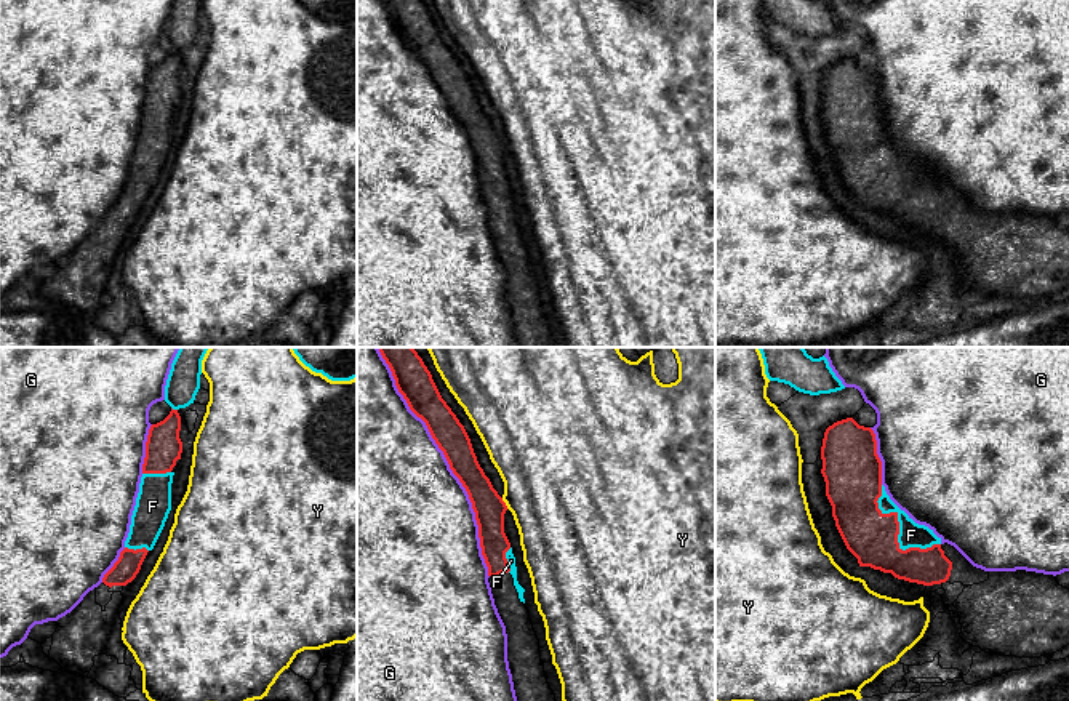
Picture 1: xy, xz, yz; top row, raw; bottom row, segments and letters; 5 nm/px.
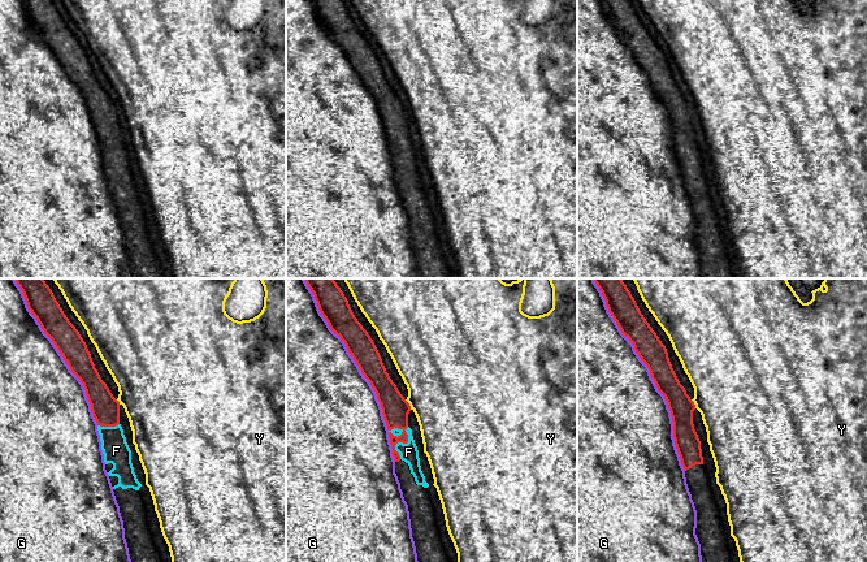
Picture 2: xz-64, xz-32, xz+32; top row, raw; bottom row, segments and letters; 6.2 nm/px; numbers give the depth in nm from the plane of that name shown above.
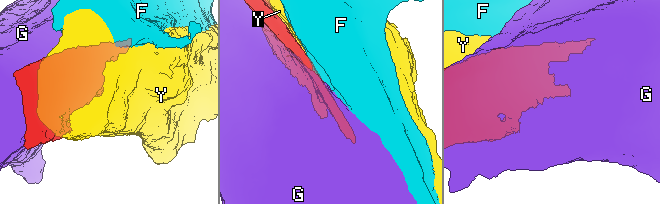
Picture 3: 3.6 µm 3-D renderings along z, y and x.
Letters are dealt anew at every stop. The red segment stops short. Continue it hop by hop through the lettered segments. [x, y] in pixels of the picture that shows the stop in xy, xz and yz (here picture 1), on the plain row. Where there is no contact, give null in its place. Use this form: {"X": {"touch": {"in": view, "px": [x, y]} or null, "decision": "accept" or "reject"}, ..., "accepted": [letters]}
{"F": {"touch": {"in": "yz", "px": [898, 172]}, "decision": "reject"}, "G": {"touch": {"in": "xz", "px": [450, 109]}, "decision": "reject"}, "Y": {"touch": {"in": "xz", "px": [504, 144]}, "decision": "reject"}, "accepted": []}

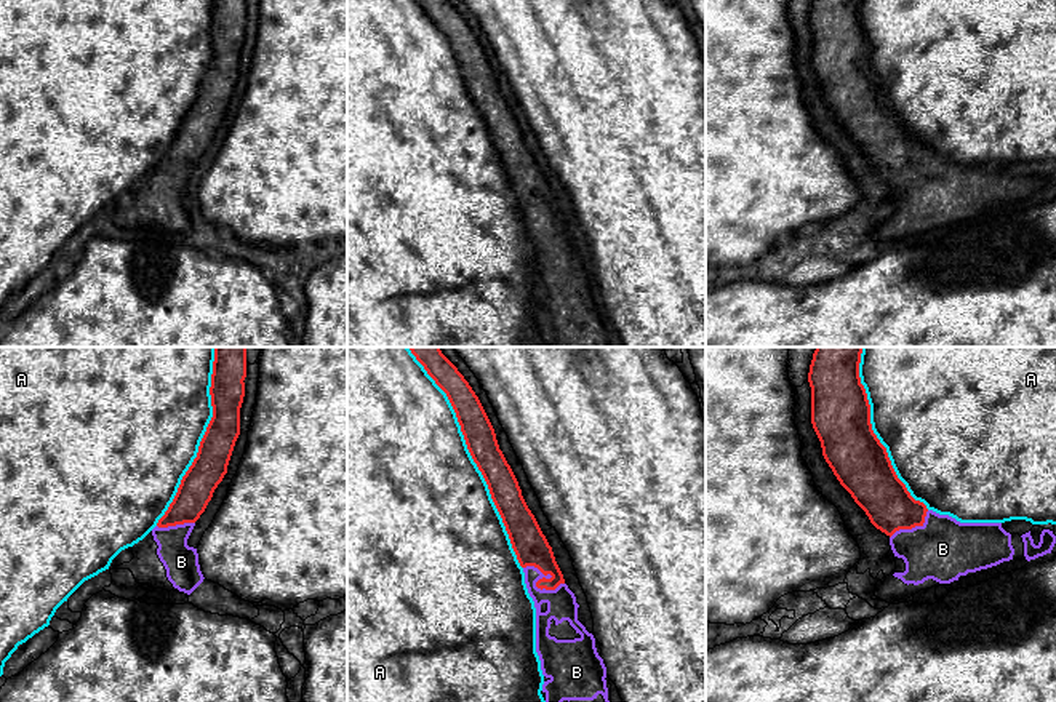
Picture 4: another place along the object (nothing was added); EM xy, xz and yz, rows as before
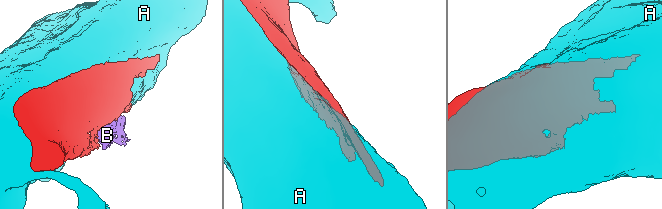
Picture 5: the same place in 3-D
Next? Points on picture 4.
{"A": {"touch": {"in": "xz", "px": [476, 104]}, "decision": "reject"}, "B": {"touch": {"in": "xz", "px": [536, 226]}, "decision": "accept"}, "accepted": ["B"]}

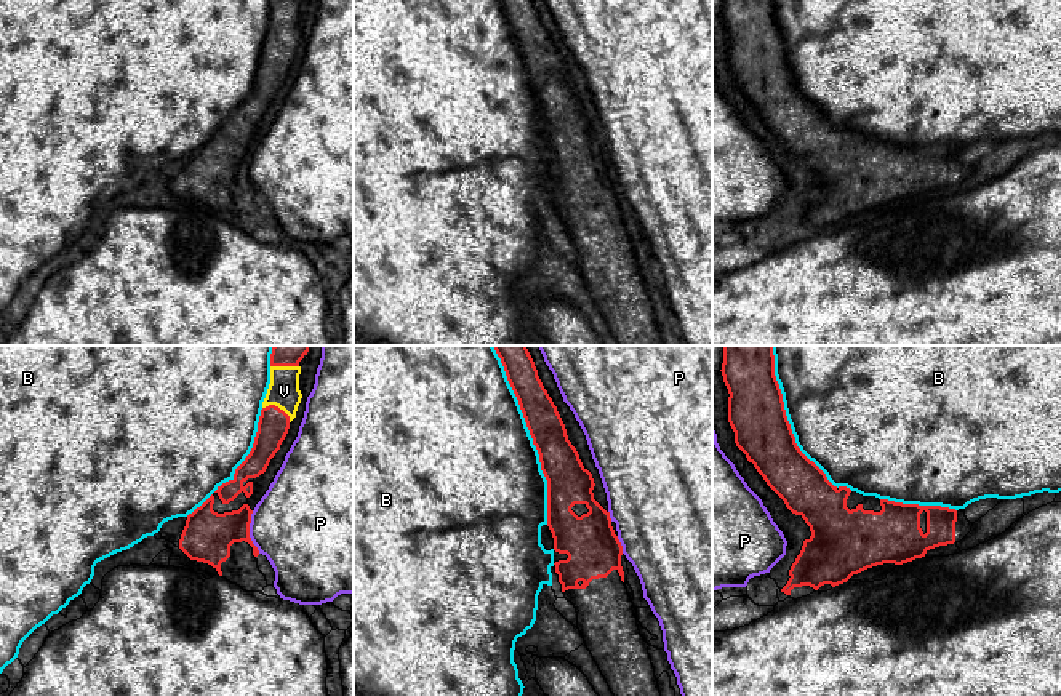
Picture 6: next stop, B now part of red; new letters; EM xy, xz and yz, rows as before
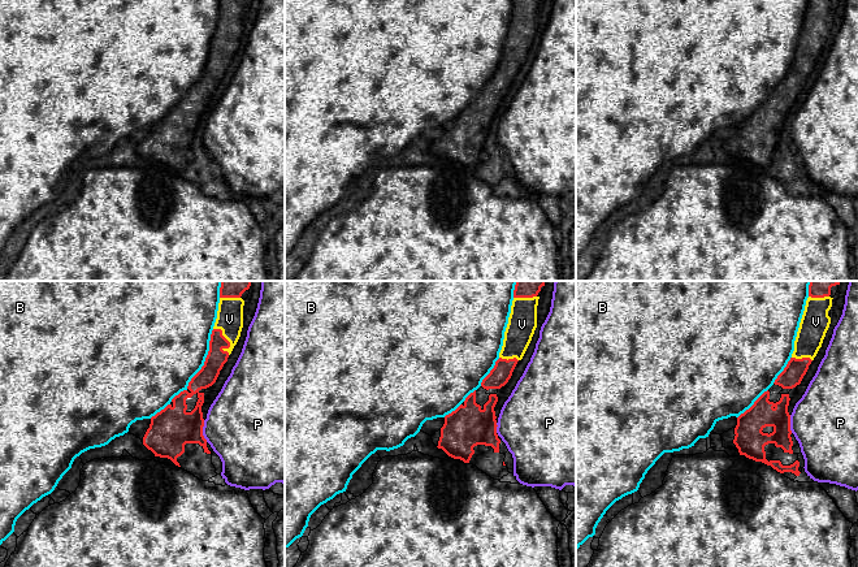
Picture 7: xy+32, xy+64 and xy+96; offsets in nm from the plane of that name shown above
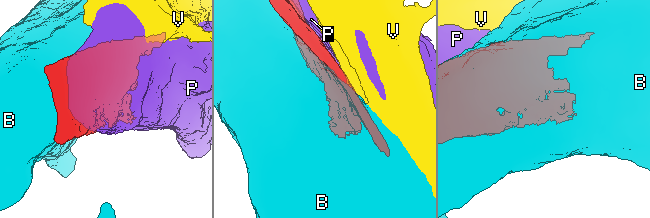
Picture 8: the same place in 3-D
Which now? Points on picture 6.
{"B": {"touch": {"in": "xz", "px": [533, 84]}, "decision": "reject"}, "P": {"touch": {"in": "xy", "px": [248, 173]}, "decision": "reject"}, "V": {"touch": {"in": "xy", "px": [277, 48]}, "decision": "reject"}, "accepted": []}

